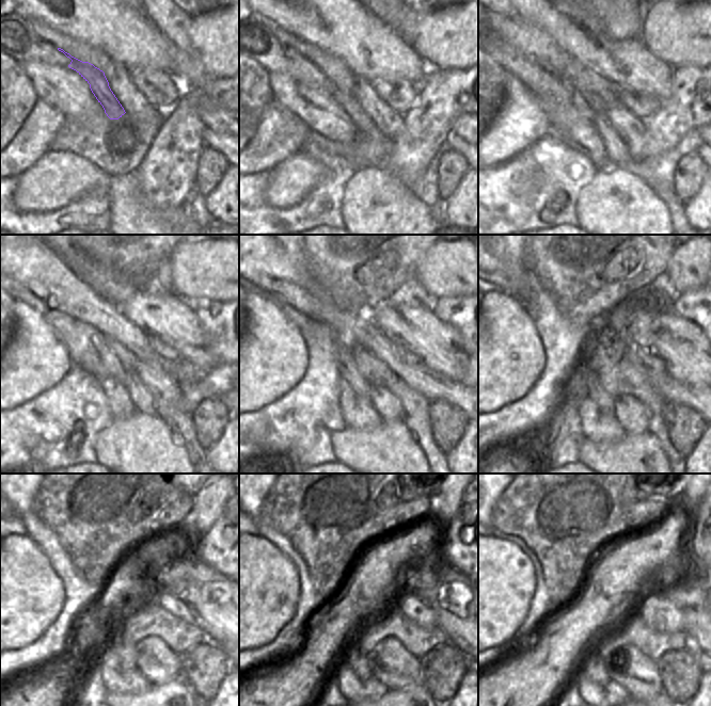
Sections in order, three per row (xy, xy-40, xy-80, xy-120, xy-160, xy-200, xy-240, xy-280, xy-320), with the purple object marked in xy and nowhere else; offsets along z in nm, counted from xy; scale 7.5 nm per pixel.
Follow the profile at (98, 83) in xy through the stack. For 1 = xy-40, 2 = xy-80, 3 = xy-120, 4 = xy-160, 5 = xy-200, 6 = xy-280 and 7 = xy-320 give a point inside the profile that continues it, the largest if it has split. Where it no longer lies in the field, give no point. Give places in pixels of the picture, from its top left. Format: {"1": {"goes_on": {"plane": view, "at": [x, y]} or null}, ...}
{"1": {"goes_on": {"plane": "xy-40", "at": [342, 79]}}, "2": {"goes_on": {"plane": "xy-80", "at": [618, 155]}}, "3": {"goes_on": {"plane": "xy-120", "at": [143, 401]}}, "4": {"goes_on": {"plane": "xy-160", "at": [388, 406]}}, "5": {"goes_on": {"plane": "xy-200", "at": [632, 415]}}, "6": {"goes_on": {"plane": "xy-280", "at": [390, 662]}}, "7": {"goes_on": {"plane": "xy-320", "at": [635, 672]}}}

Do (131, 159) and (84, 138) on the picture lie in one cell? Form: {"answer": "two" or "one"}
{"answer": "one"}

